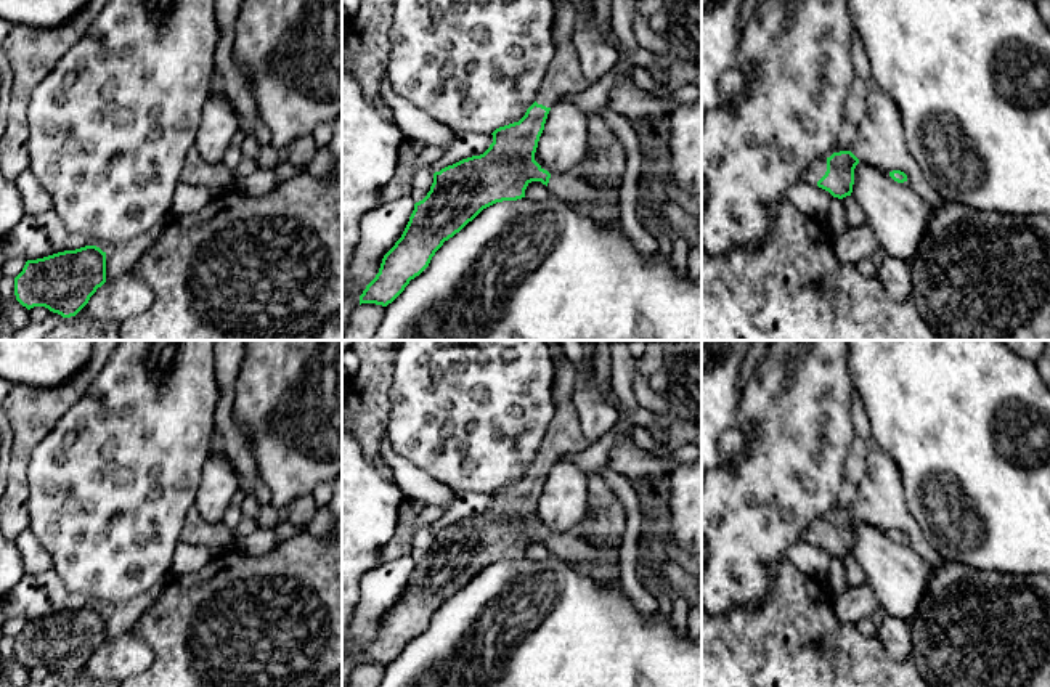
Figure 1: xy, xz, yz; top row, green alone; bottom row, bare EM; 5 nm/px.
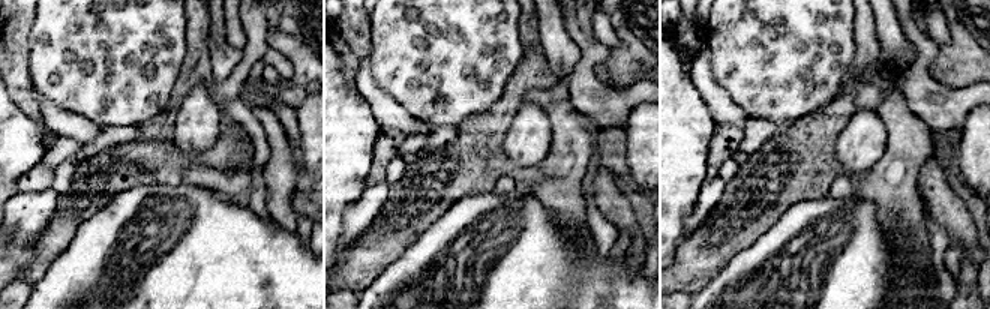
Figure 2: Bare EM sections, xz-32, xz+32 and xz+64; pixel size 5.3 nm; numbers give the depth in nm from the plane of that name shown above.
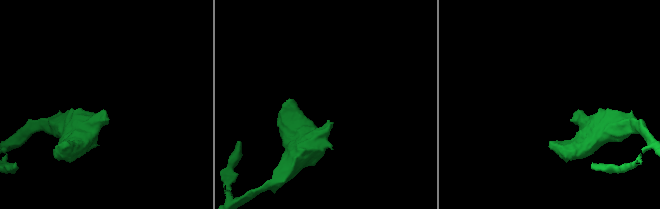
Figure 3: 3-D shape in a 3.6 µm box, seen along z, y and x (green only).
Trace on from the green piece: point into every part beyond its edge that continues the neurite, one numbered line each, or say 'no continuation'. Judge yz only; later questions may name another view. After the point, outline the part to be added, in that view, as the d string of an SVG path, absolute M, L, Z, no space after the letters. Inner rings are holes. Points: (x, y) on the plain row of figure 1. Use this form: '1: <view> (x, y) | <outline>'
1: yz (816, 530) | M817 517L803 533L803 543L817 546L817 541L827 531L827 517Z

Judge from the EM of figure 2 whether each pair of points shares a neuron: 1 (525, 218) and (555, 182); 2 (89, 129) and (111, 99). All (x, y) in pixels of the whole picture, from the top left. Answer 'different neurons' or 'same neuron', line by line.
1: different neurons
2: different neurons

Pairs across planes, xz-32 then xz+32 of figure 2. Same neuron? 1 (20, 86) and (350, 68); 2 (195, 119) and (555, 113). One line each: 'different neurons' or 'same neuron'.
1: same neuron
2: different neurons

